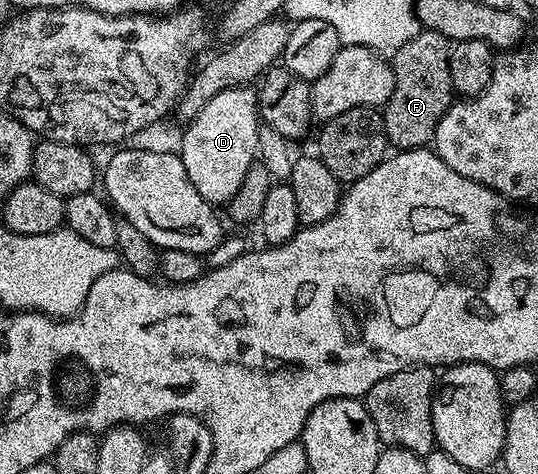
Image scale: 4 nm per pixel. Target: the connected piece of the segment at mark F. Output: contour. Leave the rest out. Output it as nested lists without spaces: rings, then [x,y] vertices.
[[[416,37],[390,60],[395,74],[393,93],[382,108],[387,142],[399,151],[418,151],[434,144],[437,125],[451,108],[453,88],[449,73],[451,47],[442,37]]]

